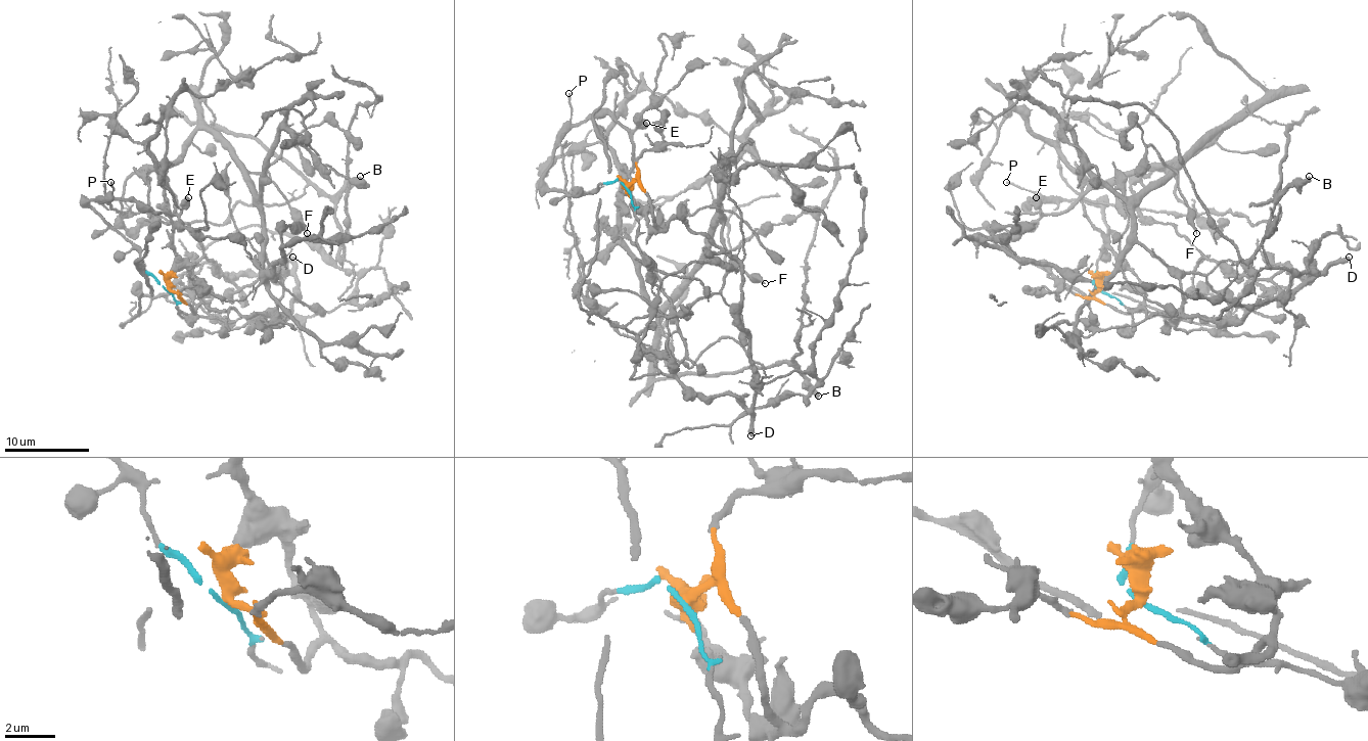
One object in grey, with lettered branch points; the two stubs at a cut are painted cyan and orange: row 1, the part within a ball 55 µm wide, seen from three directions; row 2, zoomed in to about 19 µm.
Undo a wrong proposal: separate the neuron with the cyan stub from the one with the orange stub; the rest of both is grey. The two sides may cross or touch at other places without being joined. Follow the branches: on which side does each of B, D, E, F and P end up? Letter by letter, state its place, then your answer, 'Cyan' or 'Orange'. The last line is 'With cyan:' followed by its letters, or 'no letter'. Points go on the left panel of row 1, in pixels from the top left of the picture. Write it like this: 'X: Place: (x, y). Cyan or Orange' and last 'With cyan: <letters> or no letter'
B: Place: (360, 176). Cyan
D: Place: (292, 257). Orange
E: Place: (188, 197). Cyan
F: Place: (307, 233). Cyan
P: Place: (110, 182). Cyan
With cyan: B, E, F, P

